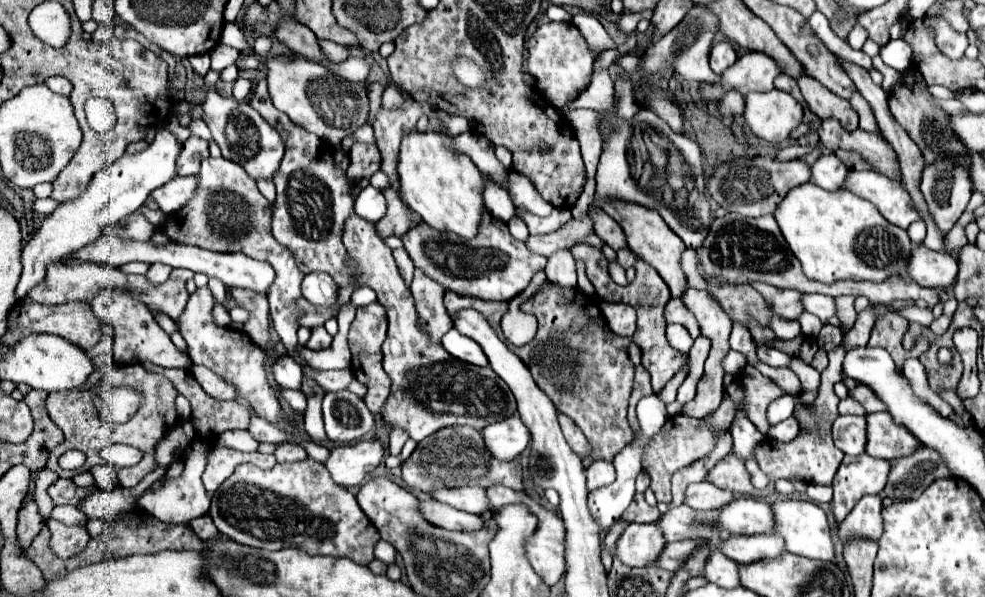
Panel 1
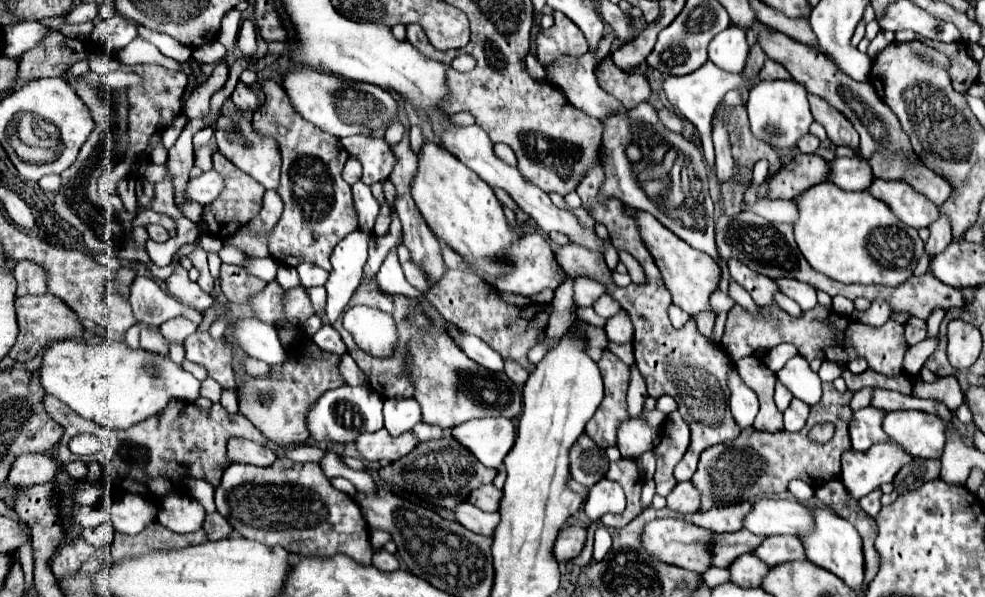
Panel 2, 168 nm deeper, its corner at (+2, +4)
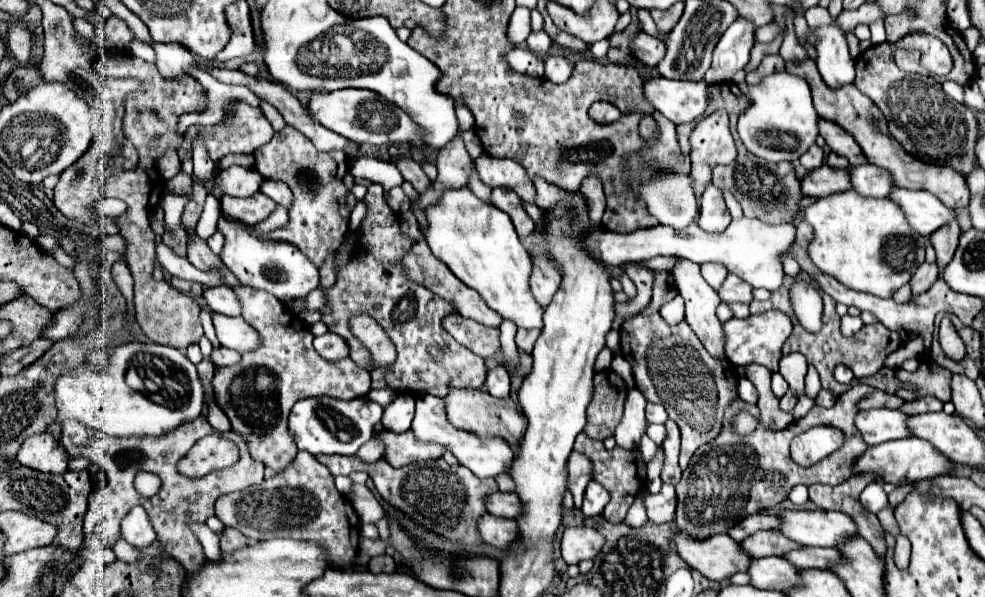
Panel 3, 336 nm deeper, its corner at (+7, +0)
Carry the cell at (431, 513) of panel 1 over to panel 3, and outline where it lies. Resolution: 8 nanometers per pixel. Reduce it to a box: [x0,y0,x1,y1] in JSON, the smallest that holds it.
[479,515,519,549]

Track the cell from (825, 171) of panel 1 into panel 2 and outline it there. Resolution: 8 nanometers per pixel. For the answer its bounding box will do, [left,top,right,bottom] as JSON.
[828,157,874,191]

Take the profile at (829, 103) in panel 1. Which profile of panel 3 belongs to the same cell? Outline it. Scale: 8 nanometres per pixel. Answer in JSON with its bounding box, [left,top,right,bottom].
[819,119,867,165]

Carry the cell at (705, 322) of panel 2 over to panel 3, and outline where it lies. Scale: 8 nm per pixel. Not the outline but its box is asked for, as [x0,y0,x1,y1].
[723,311,793,371]

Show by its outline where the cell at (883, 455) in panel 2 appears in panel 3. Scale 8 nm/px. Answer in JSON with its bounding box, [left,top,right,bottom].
[853,437,955,483]

